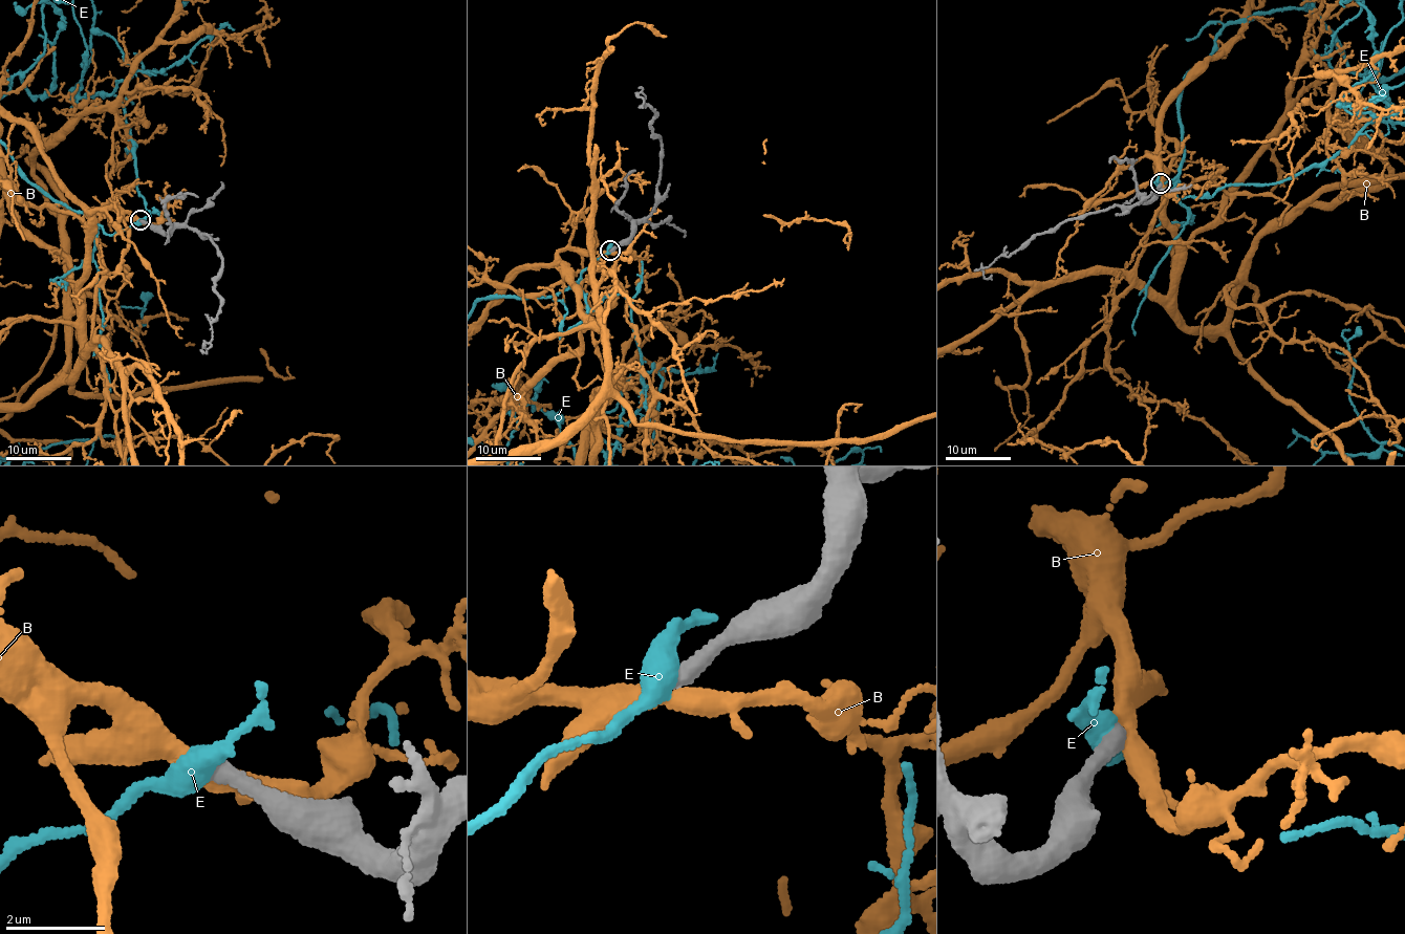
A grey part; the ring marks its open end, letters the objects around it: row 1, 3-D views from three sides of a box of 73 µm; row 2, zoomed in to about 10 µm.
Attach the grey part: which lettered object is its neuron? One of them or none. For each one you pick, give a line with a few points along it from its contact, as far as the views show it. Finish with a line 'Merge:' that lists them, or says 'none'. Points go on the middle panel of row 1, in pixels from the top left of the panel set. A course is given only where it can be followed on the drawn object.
Merge: B

